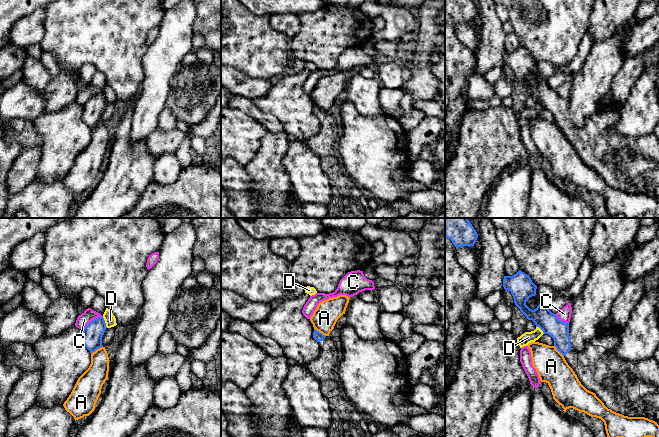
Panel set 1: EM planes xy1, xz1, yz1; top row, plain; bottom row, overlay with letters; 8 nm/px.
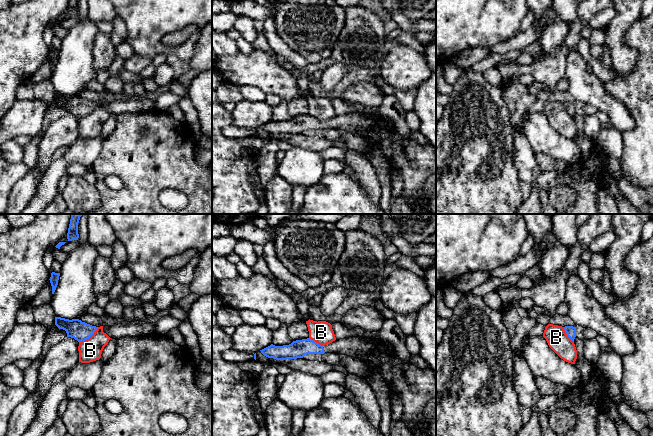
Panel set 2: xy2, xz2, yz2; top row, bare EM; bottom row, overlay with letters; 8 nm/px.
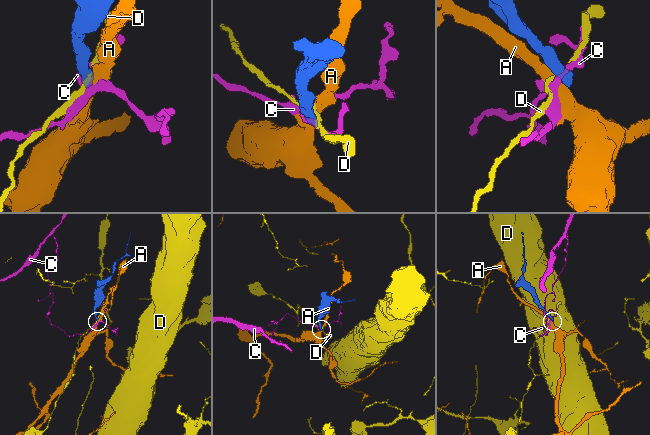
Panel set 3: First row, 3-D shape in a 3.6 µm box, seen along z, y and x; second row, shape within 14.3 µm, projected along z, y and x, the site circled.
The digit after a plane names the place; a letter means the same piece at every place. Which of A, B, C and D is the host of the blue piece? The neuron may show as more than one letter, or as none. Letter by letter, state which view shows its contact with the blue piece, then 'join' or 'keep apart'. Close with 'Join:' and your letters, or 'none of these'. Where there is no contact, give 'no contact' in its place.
A: contact in xy1; keep apart
B: contact in xy2; keep apart
C: contact in xy1; keep apart
D: contact in xy1; keep apart
Join: none of these

